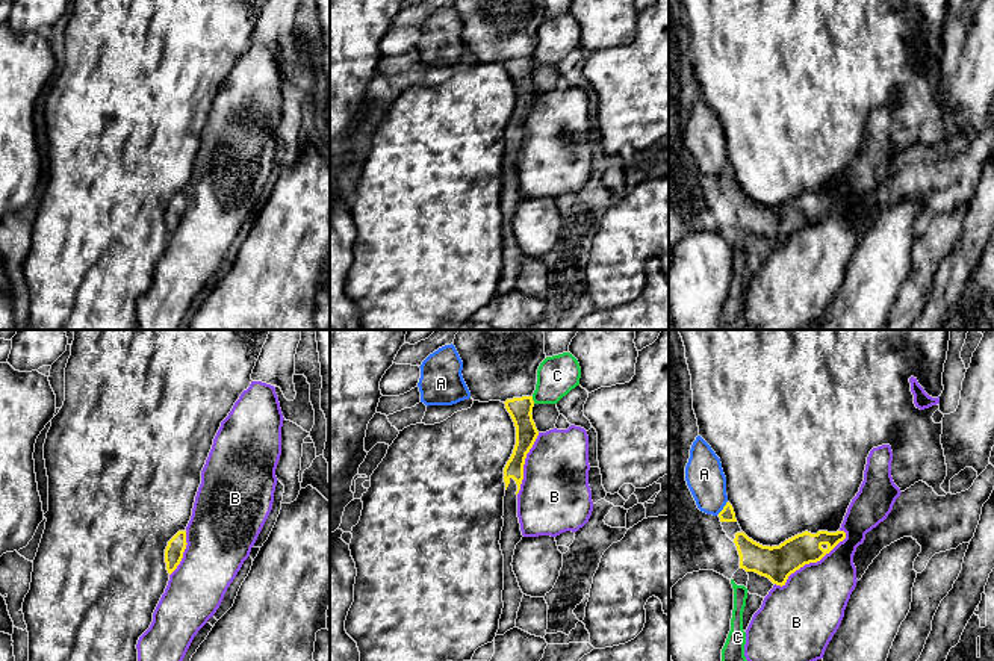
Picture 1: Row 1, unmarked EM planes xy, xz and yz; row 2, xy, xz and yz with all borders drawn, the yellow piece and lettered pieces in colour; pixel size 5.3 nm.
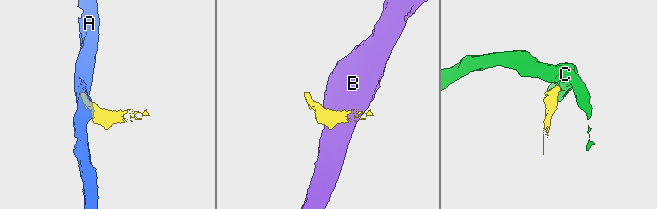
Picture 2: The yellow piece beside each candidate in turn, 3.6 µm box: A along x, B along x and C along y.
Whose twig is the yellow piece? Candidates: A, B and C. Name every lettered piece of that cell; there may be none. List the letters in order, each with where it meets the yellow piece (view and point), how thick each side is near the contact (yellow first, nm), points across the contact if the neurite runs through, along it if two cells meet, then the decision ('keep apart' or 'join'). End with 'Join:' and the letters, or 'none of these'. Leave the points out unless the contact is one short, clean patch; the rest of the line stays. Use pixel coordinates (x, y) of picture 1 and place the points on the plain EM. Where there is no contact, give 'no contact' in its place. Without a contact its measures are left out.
A: contact yz (723, 168); calibres 80 and 200 nm; border yz (726, 162), (717, 174); keep apart
B: contact yz (811, 223); calibres 190 and 360 nm; keep apart
C: contact xz (531, 61); calibres 120 and 220 nm; keep apart
Join: none of these

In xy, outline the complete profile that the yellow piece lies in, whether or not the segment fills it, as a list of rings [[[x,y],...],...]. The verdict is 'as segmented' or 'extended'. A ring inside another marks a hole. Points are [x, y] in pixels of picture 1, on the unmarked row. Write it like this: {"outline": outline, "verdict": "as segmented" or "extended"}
{"outline": [[[179,192],[169,203],[165,210],[165,224],[166,231],[171,236],[183,219],[186,210],[186,192]]], "verdict": "as segmented"}

